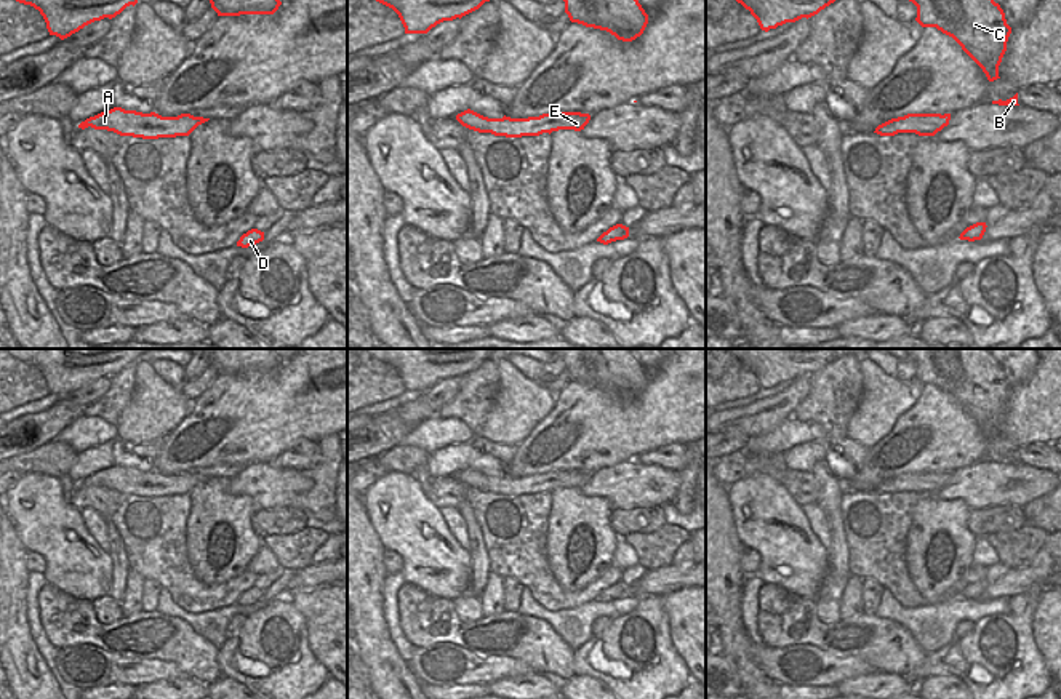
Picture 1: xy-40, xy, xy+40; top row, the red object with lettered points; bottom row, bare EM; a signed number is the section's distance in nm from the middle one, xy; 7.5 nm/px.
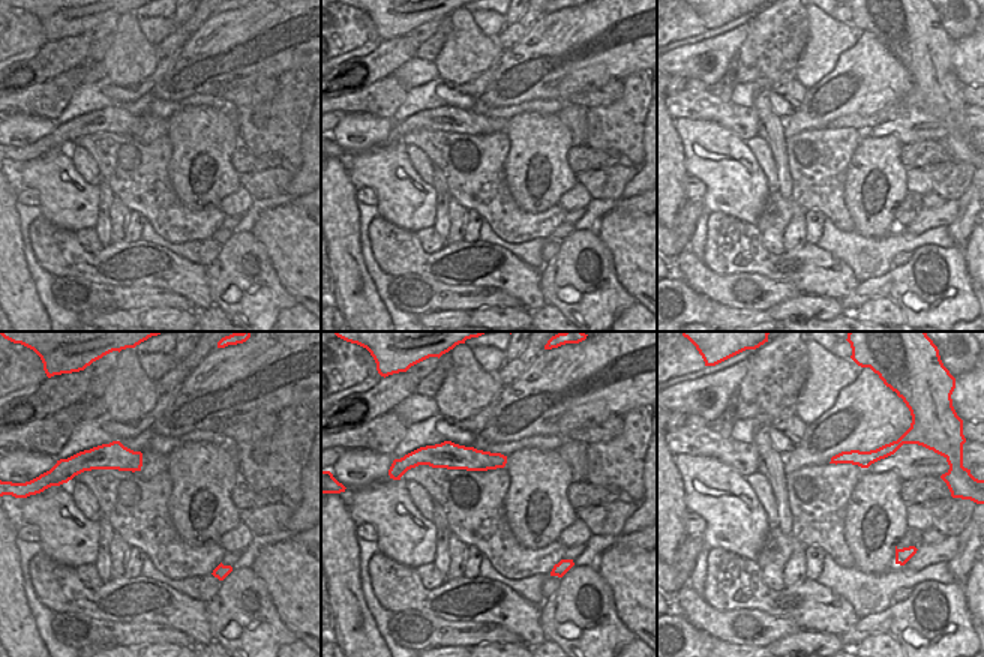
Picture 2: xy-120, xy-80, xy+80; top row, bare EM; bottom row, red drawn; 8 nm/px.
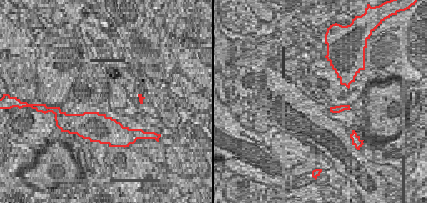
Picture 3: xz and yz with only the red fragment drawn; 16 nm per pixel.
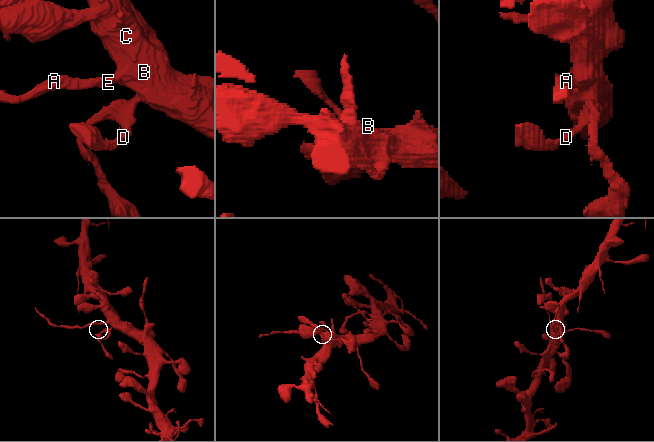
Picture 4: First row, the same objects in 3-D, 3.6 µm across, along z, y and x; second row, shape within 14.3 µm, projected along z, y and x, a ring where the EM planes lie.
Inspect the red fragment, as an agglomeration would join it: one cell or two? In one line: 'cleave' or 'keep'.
cleave

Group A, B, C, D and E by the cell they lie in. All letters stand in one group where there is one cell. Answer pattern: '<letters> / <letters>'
A E / B C D

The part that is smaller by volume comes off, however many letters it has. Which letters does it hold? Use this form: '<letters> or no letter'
A, E

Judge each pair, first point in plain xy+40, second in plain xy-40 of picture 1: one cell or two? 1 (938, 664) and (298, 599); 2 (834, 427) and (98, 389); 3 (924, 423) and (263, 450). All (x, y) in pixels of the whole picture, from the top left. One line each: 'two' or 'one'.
1: two
2: two
3: one

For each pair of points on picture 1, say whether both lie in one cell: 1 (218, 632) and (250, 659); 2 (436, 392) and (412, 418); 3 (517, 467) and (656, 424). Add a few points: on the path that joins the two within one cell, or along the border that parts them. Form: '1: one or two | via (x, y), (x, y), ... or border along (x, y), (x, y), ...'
1: two | border along (228, 635), (218, 648)
2: one | via (431, 399), (418, 411)
3: one | via (552, 445), (586, 429), (621, 429)

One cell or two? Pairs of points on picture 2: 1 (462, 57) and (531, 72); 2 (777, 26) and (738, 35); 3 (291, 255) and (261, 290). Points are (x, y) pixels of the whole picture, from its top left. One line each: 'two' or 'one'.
1: two
2: two
3: two

